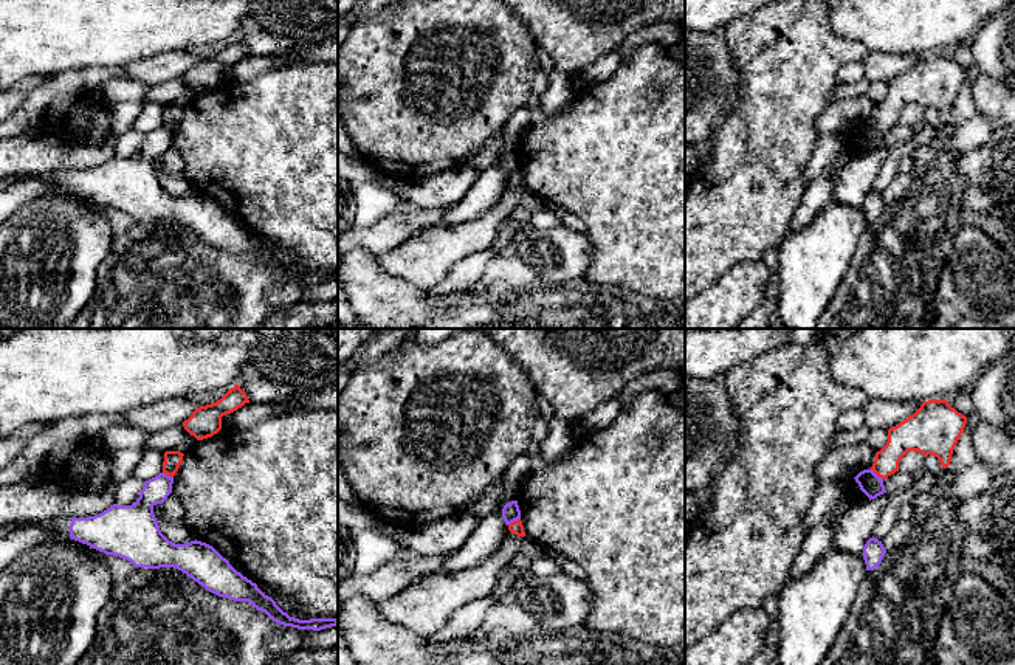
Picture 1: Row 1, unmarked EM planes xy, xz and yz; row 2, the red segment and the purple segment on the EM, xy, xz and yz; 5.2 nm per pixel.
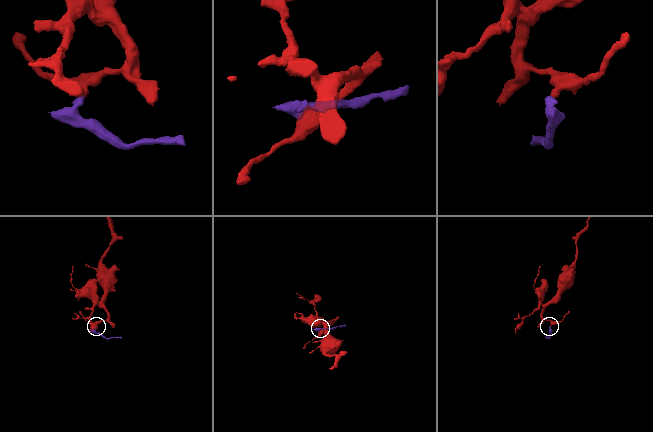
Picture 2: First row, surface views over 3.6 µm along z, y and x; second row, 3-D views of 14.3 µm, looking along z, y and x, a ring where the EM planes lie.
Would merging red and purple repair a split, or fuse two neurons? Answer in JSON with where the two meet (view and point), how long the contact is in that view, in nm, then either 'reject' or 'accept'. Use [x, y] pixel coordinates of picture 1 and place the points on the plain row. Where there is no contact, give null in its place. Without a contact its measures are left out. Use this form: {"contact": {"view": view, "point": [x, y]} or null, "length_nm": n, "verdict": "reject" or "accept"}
{"contact": {"view": "xz", "point": [515, 174]}, "length_nm": 80, "verdict": "reject"}

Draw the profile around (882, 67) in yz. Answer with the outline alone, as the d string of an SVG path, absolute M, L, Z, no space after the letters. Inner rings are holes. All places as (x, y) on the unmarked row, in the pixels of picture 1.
M868 51L863 67L865 67L865 78L869 82L885 82L899 78L910 68L913 68L922 56L911 54L911 56L894 56L894 54L885 54L885 53L872 53Z

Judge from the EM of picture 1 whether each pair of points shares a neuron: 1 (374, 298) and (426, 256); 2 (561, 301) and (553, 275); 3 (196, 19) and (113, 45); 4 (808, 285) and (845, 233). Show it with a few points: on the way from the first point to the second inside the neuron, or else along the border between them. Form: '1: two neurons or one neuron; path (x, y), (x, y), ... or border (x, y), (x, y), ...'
1: two neurons; border (377, 259), (388, 273), (423, 289)
2: two neurons; border (567, 284), (546, 287)
3: one neuron; path (175, 19), (140, 19), (134, 25)
4: one neuron; path (809, 273), (811, 267), (832, 245)

